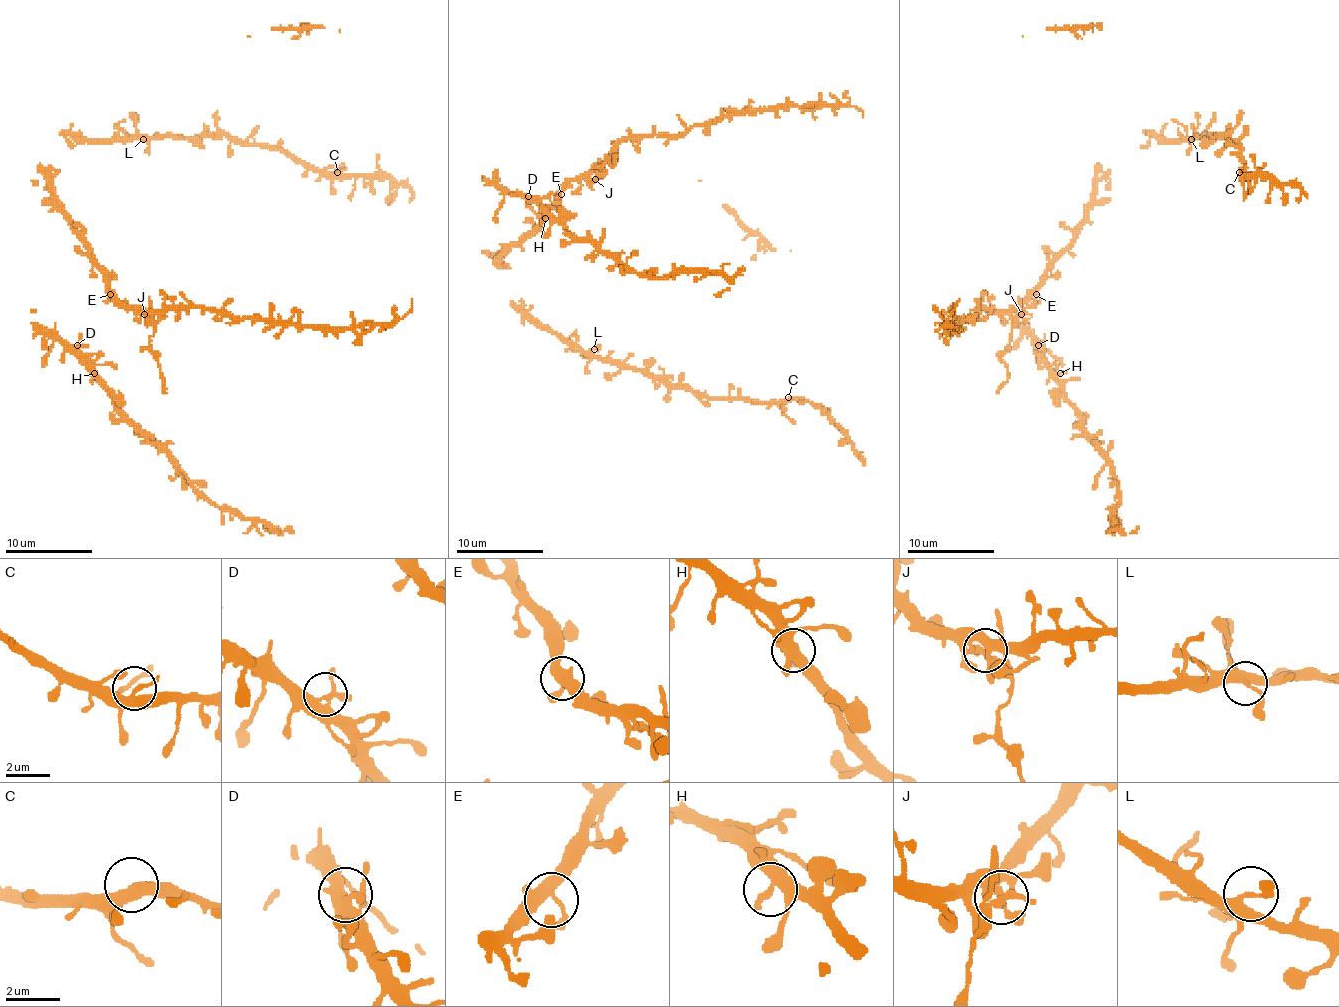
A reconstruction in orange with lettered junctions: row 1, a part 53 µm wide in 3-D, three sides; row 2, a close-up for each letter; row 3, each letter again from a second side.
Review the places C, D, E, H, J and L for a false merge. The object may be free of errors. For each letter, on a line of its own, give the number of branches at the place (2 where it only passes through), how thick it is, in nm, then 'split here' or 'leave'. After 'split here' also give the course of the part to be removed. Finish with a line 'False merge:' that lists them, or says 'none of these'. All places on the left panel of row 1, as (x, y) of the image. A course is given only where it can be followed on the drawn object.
C: 3 | 320 nm | leave
D: 4 | 320 nm | leave
E: 3 | 360 nm | leave
H: 3 | 320 nm | leave
J: 4 | 220 nm | split here | (145, 314), (154, 325), (149, 349), (156, 358), (167, 393)
L: 4 | 220 nm | leave
False merge: J

